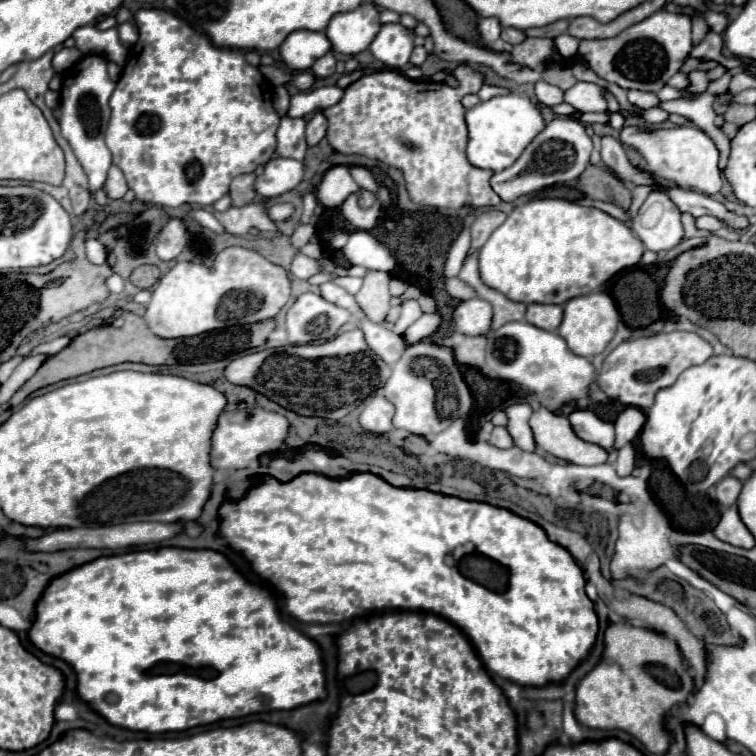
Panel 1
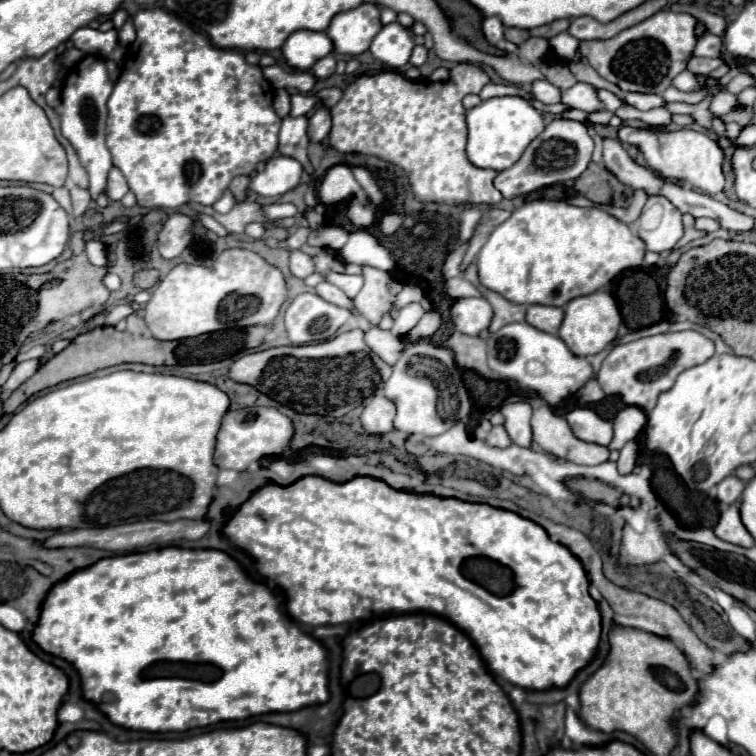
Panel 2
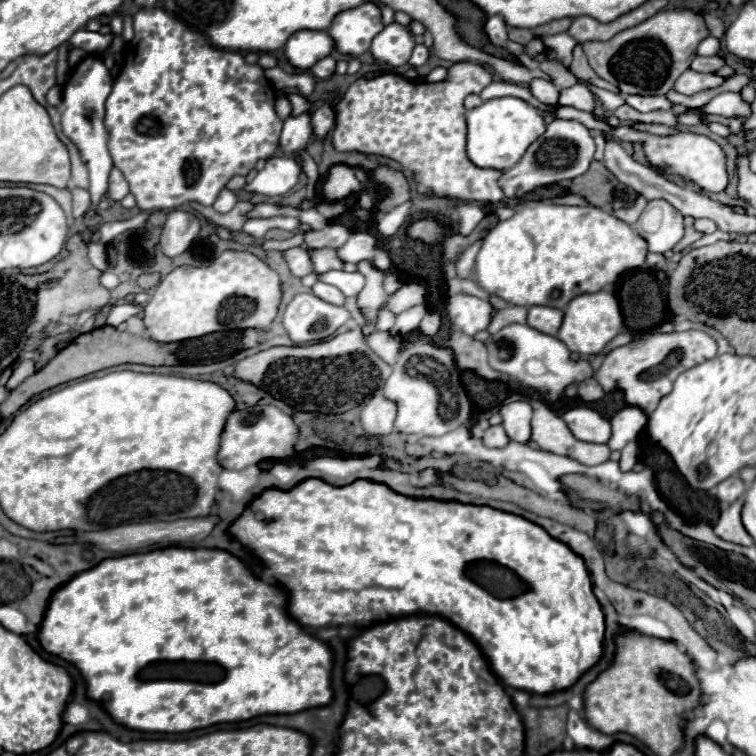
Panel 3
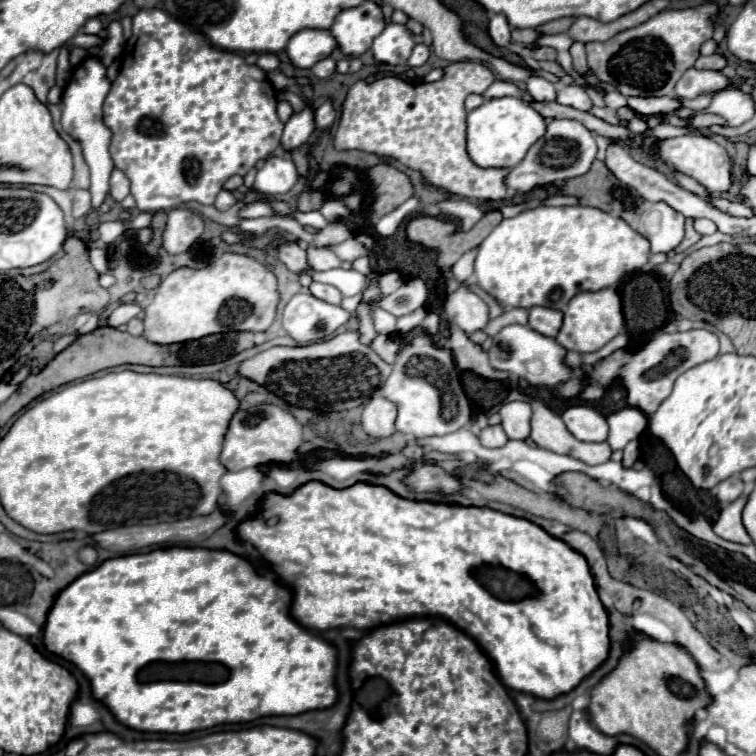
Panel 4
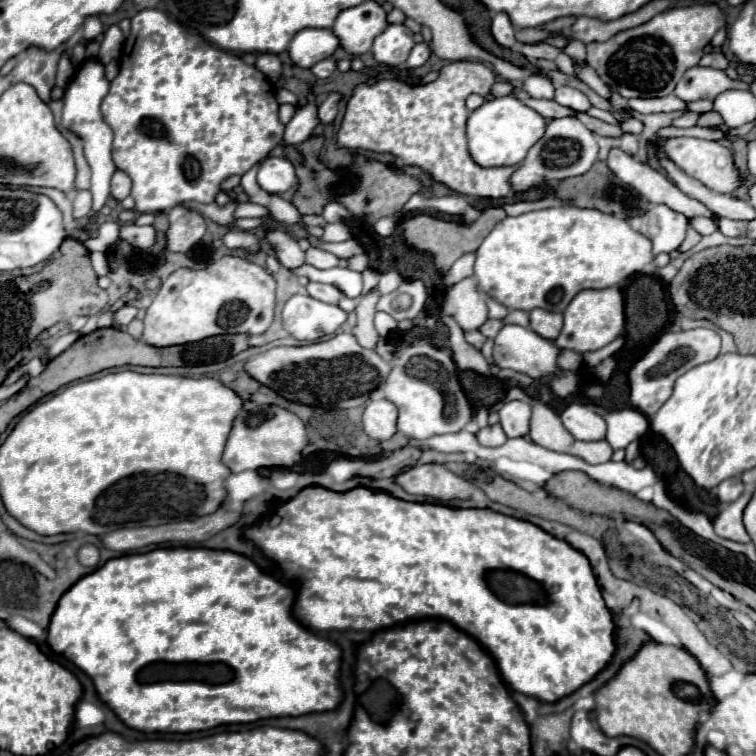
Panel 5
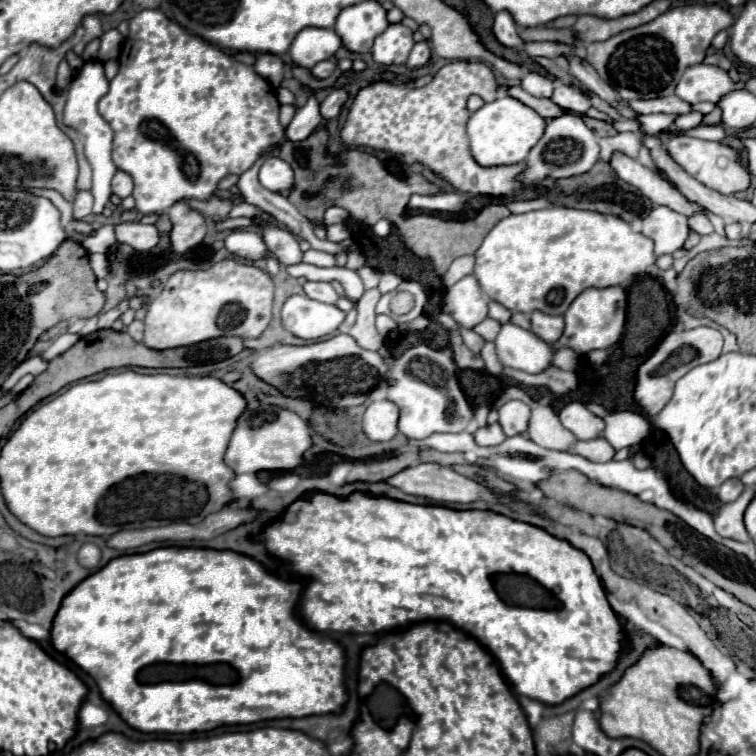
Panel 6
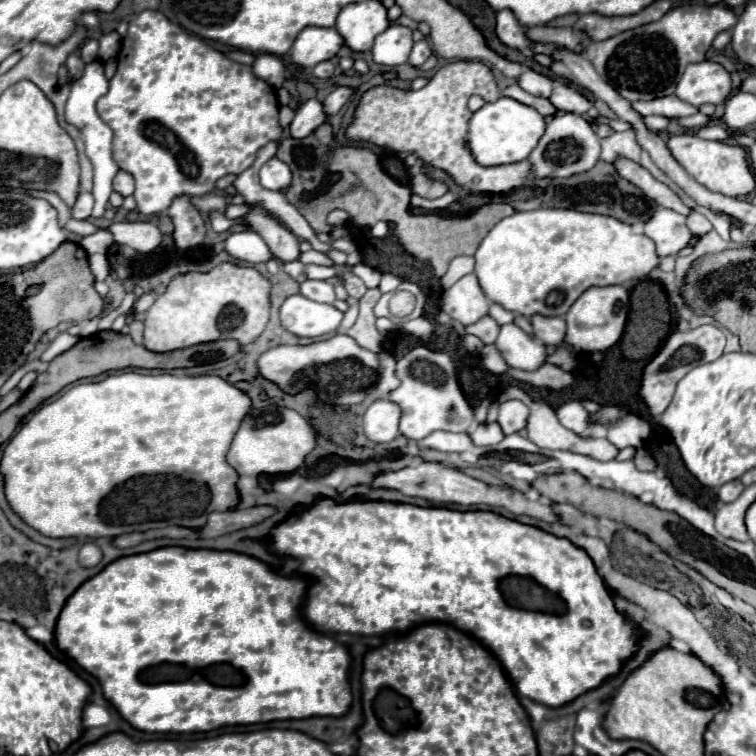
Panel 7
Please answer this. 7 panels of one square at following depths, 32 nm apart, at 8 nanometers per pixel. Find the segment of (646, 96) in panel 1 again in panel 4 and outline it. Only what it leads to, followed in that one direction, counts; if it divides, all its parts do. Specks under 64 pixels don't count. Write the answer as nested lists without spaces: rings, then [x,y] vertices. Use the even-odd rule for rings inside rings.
[[[662,96],[662,98],[628,98],[628,108],[632,108],[638,114],[670,114],[676,108],[682,108],[682,102],[674,96]]]

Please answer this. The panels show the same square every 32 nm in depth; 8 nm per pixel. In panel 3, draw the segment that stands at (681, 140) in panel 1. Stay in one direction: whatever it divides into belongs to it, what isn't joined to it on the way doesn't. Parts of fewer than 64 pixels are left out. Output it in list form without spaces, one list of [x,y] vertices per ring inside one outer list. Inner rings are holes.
[[[556,106],[554,110],[544,110],[542,112],[544,116],[554,116],[554,118],[570,118],[570,120],[578,120],[582,122],[588,130],[596,130],[604,136],[612,136],[612,140],[616,142],[642,142],[644,144],[644,152],[646,152],[646,158],[648,162],[654,166],[654,168],[662,168],[664,172],[668,174],[674,174],[674,176],[682,176],[682,178],[690,178],[694,184],[698,184],[706,194],[714,194],[714,192],[720,192],[720,190],[726,190],[728,186],[728,172],[726,172],[726,154],[724,150],[714,142],[710,140],[708,136],[702,136],[702,134],[694,134],[694,132],[680,132],[676,136],[652,136],[648,132],[636,132],[632,130],[630,126],[618,126],[618,128],[612,128],[610,124],[594,118],[594,114],[588,114],[588,112],[582,112],[582,110],[576,110],[576,108],[570,108],[570,106]]]

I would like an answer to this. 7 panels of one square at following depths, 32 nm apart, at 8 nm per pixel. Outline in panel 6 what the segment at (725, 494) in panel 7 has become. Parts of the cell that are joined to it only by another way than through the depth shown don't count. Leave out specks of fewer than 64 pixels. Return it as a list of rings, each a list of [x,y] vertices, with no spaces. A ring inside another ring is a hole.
[[[732,478],[732,480],[726,480],[720,488],[718,488],[718,498],[722,502],[732,502],[736,500],[744,490],[744,484],[738,480],[738,478]]]

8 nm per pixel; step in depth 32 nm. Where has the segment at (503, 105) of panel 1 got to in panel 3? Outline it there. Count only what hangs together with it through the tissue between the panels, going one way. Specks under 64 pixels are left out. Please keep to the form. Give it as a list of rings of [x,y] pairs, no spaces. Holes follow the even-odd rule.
[[[492,98],[482,102],[478,108],[468,110],[468,158],[480,168],[508,170],[520,162],[528,146],[538,140],[544,130],[542,114],[520,98]]]

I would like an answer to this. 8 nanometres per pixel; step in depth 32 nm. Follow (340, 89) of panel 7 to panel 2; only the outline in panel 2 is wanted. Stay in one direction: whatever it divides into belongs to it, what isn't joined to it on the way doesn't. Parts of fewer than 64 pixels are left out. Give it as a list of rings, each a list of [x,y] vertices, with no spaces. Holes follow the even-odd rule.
[[[322,106],[322,108],[318,108],[318,110],[310,116],[310,132],[308,132],[308,134],[310,134],[310,140],[312,140],[312,142],[324,140],[324,138],[328,136],[330,128],[332,128],[330,108]]]

